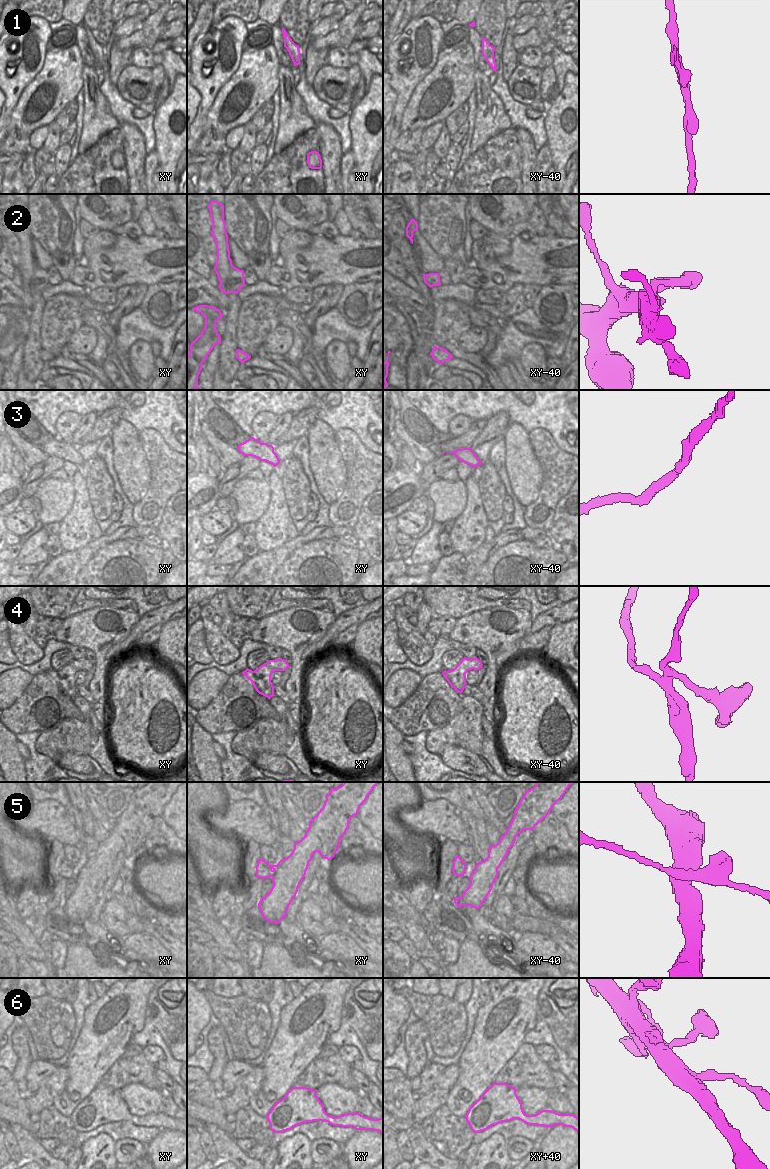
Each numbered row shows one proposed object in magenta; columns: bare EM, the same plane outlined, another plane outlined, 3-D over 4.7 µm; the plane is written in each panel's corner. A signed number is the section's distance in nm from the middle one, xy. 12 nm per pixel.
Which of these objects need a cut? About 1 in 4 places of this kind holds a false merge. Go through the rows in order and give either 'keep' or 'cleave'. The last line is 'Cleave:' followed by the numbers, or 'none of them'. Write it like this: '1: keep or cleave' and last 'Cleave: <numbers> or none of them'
1: cleave
2: keep
3: keep
4: cleave
5: cleave
6: keep
Cleave: 1, 4, 5

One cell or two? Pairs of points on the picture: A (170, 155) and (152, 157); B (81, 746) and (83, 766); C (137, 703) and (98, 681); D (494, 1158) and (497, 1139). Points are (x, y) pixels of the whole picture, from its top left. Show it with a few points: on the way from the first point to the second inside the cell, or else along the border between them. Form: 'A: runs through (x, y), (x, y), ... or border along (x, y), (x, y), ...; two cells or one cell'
A: border along (154, 150), (159, 159); two cells
B: border along (84, 754), (65, 752), (59, 759); two cells
C: border along (107, 676), (108, 701); two cells
D: runs through (494, 1153), (496, 1144); one cell

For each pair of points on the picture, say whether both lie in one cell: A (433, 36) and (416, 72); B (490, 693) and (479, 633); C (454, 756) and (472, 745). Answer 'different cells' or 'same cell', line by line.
A: same cell
B: same cell
C: different cells

